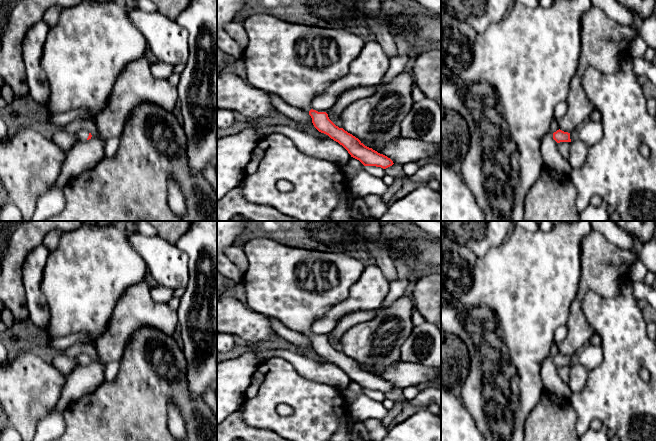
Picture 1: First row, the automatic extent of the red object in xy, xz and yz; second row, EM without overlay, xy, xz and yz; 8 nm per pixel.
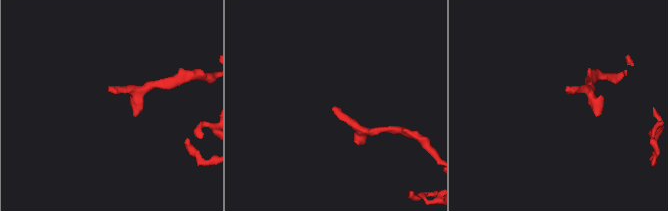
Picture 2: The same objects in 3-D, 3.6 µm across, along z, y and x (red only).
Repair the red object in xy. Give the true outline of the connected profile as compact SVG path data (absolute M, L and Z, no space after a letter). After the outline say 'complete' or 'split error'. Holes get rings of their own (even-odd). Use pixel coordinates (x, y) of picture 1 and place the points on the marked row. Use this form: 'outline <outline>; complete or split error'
outline M81 129L74 133L79 141L86 141L91 139L92 135L88 130Z; split error

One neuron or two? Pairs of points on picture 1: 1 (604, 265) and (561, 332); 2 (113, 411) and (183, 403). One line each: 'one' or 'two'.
1: two
2: one

